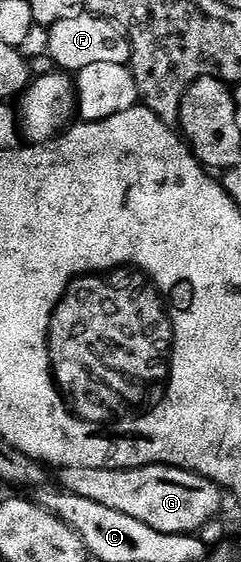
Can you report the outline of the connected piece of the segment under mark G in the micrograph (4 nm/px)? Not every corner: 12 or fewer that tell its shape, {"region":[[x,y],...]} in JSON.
{"region":[[167,464],[60,468],[58,487],[161,534],[199,534],[219,485]]}

